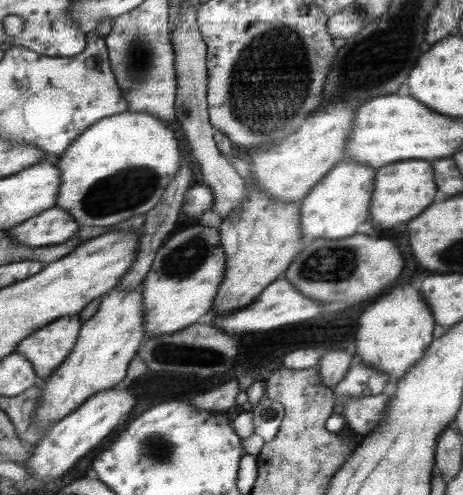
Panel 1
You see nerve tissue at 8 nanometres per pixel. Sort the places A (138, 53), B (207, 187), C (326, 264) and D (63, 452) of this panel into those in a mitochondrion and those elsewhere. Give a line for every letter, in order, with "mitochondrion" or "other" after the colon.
A: mitochondrion
B: other
C: mitochondrion
D: other

